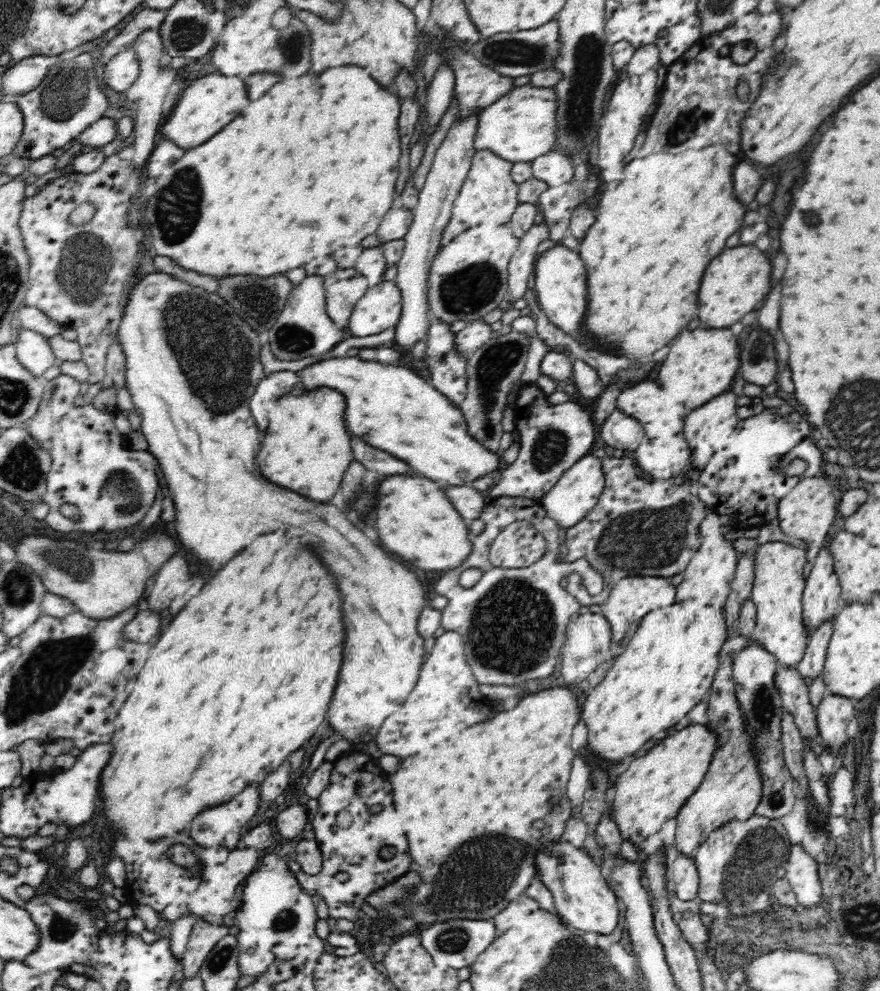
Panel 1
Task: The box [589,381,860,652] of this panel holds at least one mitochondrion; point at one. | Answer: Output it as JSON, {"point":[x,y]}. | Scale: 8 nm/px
{"point":[649,540]}

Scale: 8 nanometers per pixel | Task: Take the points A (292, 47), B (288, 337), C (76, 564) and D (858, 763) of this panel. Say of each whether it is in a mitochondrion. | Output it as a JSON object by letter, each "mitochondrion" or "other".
{"A":"mitochondrion","B":"mitochondrion","C":"mitochondrion","D":"other"}

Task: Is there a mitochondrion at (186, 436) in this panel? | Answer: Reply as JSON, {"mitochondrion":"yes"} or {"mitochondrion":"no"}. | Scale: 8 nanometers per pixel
{"mitochondrion":"no"}

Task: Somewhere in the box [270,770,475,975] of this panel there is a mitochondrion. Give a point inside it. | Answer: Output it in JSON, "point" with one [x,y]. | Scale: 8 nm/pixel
{"point":[452,939]}

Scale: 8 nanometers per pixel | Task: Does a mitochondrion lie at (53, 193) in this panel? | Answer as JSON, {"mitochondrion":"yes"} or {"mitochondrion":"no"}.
{"mitochondrion":"no"}

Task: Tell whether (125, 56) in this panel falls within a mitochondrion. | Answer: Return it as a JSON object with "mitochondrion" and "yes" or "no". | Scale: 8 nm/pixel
{"mitochondrion":"no"}

